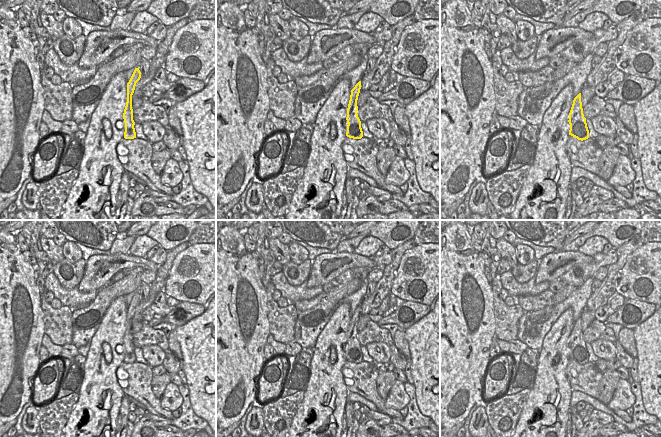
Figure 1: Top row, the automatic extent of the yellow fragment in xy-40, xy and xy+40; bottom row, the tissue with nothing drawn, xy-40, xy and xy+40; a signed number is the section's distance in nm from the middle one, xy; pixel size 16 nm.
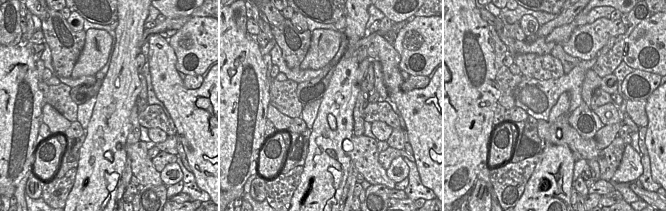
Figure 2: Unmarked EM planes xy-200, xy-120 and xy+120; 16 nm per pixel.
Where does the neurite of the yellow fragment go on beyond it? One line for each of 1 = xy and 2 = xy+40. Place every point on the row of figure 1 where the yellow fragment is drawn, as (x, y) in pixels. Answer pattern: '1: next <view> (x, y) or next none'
1: next none
2: next none

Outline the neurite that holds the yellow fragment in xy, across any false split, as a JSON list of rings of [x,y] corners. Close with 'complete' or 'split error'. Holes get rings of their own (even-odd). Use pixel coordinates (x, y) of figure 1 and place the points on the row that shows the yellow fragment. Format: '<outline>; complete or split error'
[[[359,81],[355,87],[351,90],[350,100],[347,108],[347,132],[346,136],[353,139],[361,139],[363,137],[363,131],[361,128],[361,121],[358,117],[357,100],[361,89],[361,81]]]; complete

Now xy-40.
[[[138,67],[135,68],[129,82],[127,83],[127,102],[123,113],[123,119],[125,123],[125,139],[136,138],[136,132],[134,128],[135,122],[133,120],[132,95],[134,93],[136,83],[140,80],[140,78],[141,72]]]; complete

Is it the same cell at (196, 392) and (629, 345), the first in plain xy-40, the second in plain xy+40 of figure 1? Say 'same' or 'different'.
different

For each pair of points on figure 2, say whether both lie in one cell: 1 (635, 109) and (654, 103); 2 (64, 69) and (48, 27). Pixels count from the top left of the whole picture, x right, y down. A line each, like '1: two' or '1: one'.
1: two
2: one

